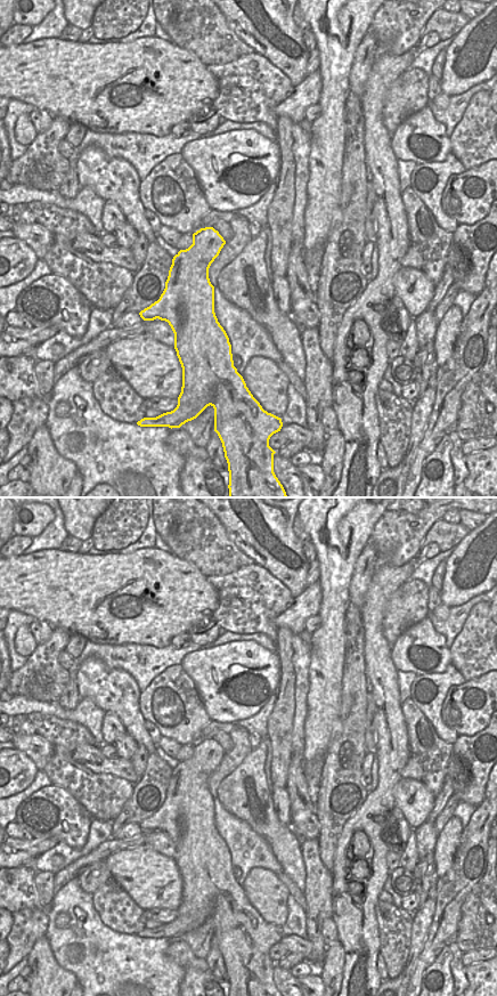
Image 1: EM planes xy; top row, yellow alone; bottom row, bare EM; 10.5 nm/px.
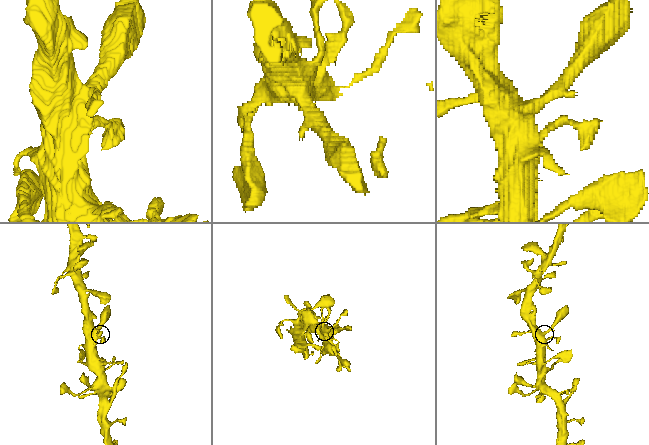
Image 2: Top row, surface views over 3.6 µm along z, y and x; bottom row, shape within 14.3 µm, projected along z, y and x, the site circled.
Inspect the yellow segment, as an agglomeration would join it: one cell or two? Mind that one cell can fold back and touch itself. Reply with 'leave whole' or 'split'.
leave whole

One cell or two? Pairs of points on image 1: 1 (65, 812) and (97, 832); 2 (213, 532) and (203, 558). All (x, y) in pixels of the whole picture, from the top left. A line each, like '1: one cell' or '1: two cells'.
1: two cells
2: one cell

